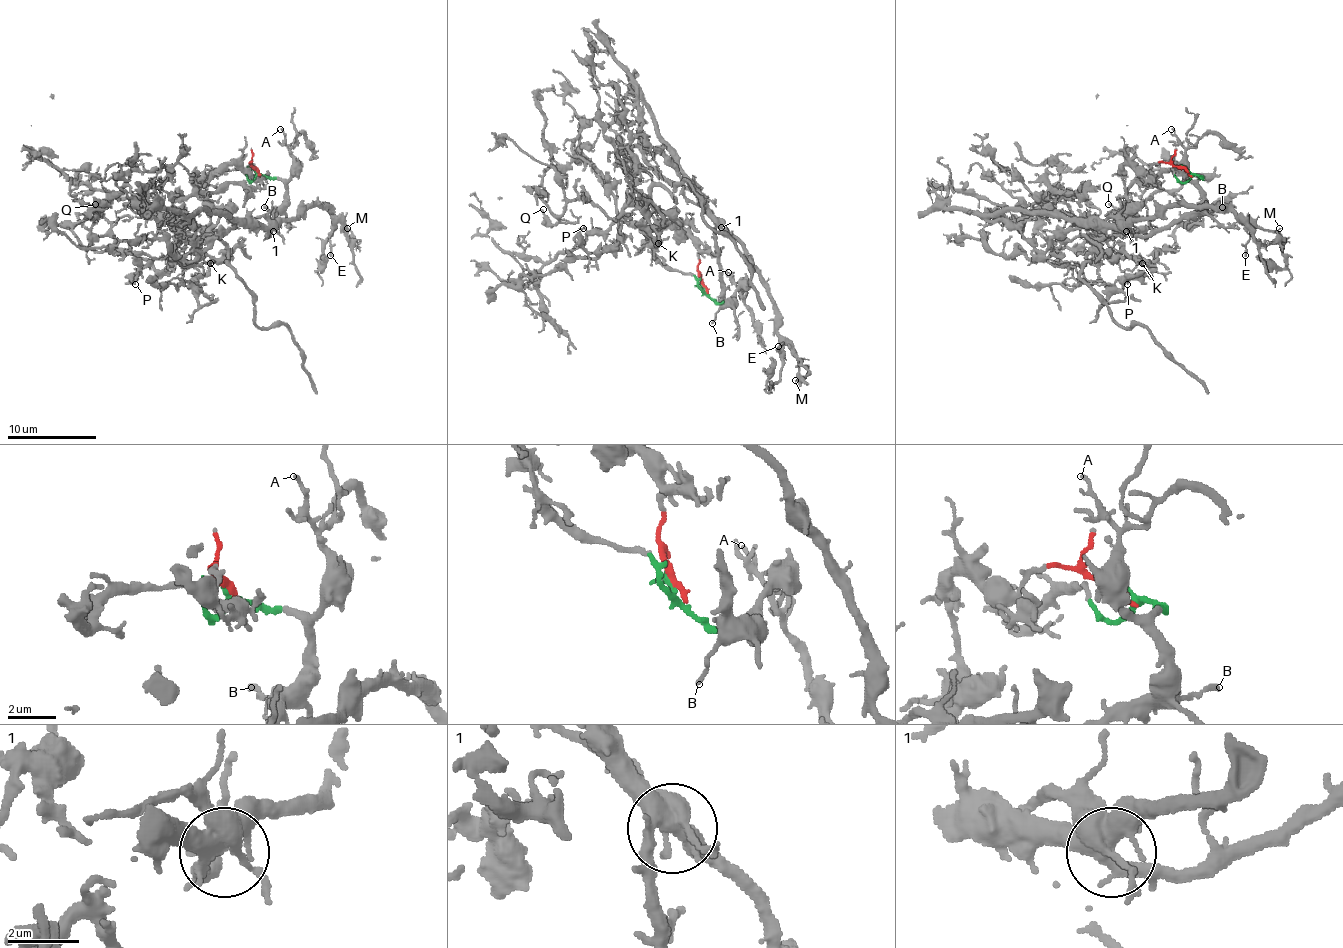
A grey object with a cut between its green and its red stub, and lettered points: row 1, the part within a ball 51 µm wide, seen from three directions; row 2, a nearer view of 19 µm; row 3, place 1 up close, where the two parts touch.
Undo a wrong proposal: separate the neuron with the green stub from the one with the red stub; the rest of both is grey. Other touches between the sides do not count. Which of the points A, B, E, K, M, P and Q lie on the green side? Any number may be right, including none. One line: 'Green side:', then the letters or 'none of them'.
Green side: A, B, E, M

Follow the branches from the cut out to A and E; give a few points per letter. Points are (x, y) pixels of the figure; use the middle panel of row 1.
A: (703, 287), (718, 303), (725, 303), (741, 285), (736, 285), (727, 271)
E: (703, 287), (732, 303), (723, 294), (721, 227), (741, 245), (772, 303), (779, 345)

